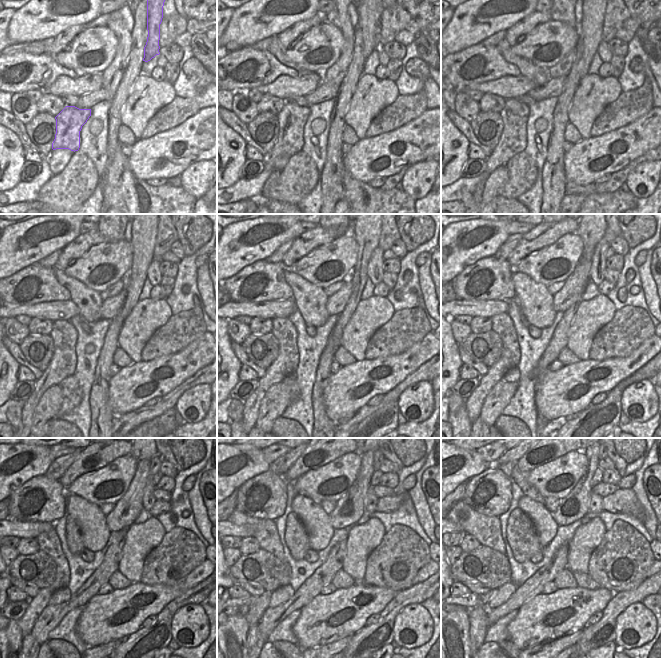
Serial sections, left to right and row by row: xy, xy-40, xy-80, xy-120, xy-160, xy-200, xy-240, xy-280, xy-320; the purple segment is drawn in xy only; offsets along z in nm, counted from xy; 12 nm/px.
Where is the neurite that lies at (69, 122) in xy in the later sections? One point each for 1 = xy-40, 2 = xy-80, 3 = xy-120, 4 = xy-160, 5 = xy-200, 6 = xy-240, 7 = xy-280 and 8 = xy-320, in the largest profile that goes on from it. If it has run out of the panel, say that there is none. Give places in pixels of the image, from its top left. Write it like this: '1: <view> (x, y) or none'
1: xy-40 (292, 118)
2: xy-80 (513, 140)
3: xy-120 (64, 335)
4: xy-160 (286, 363)
5: xy-200 (502, 324)
6: xy-240 (49, 542)
7: xy-280 (266, 533)
8: xy-320 (486, 530)

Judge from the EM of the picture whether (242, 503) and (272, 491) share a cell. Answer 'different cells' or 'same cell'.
same cell

